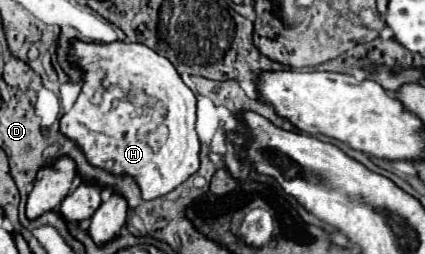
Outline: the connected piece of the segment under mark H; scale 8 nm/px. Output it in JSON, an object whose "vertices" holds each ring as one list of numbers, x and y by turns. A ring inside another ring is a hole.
{"vertices":[[71,40,67,60,79,66,83,88,73,108,59,118,59,132,83,150,91,166,115,176,133,178,143,200,153,200,175,190,199,170,201,144,195,130,197,100,165,56,145,44],[137,96,141,96,141,100,137,100],[147,100,161,100,167,108,167,132,157,132,157,122,151,120,149,114,151,104,145,104]]}

